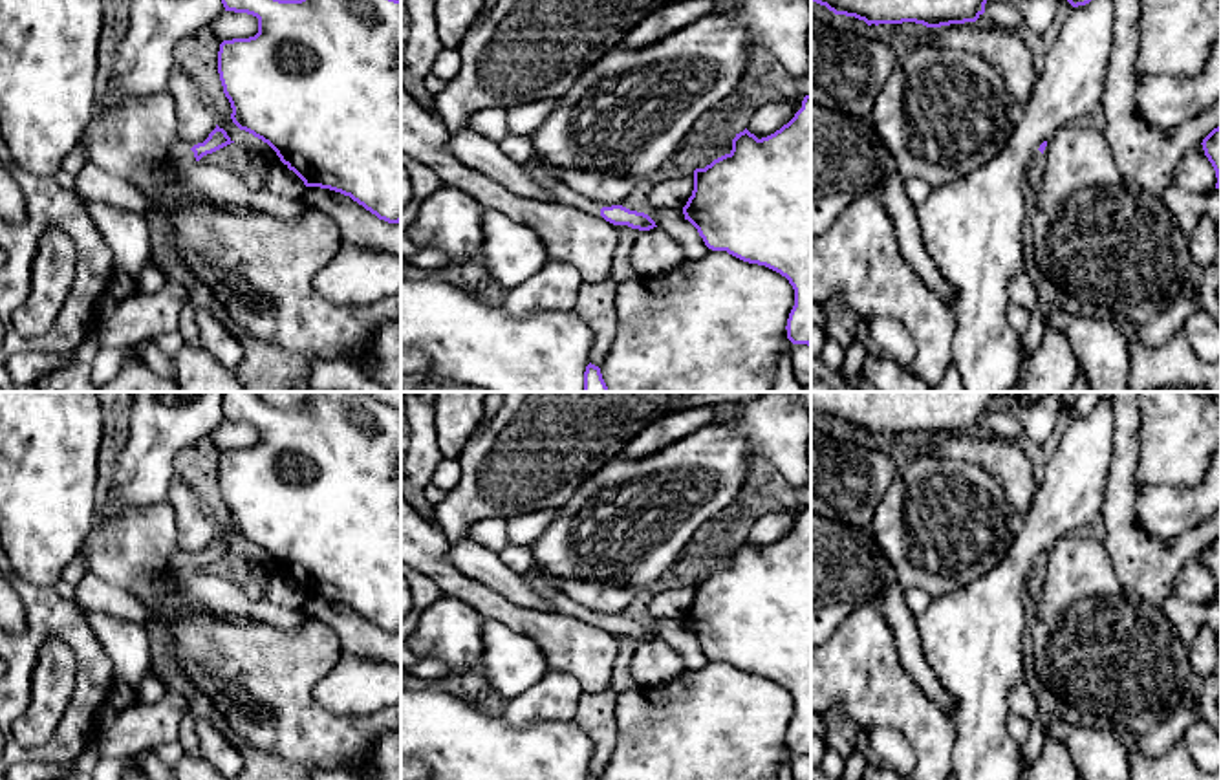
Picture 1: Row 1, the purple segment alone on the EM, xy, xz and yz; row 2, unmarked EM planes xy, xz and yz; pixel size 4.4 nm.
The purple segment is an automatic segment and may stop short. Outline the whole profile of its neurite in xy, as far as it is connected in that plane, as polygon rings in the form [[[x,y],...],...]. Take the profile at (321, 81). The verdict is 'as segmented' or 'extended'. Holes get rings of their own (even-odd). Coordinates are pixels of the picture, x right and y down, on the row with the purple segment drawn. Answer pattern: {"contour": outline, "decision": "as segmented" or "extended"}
{"contour": [[[222,0],[258,18],[258,33],[223,40],[218,73],[232,123],[267,143],[306,187],[350,196],[379,220],[401,222],[401,0]]], "decision": "as segmented"}

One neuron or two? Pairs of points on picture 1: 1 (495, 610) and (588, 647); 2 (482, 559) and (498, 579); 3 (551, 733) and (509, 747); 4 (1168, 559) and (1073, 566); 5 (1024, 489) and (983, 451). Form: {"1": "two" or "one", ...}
{"1": "one", "2": "one", "3": "one", "4": "two", "5": "one"}

